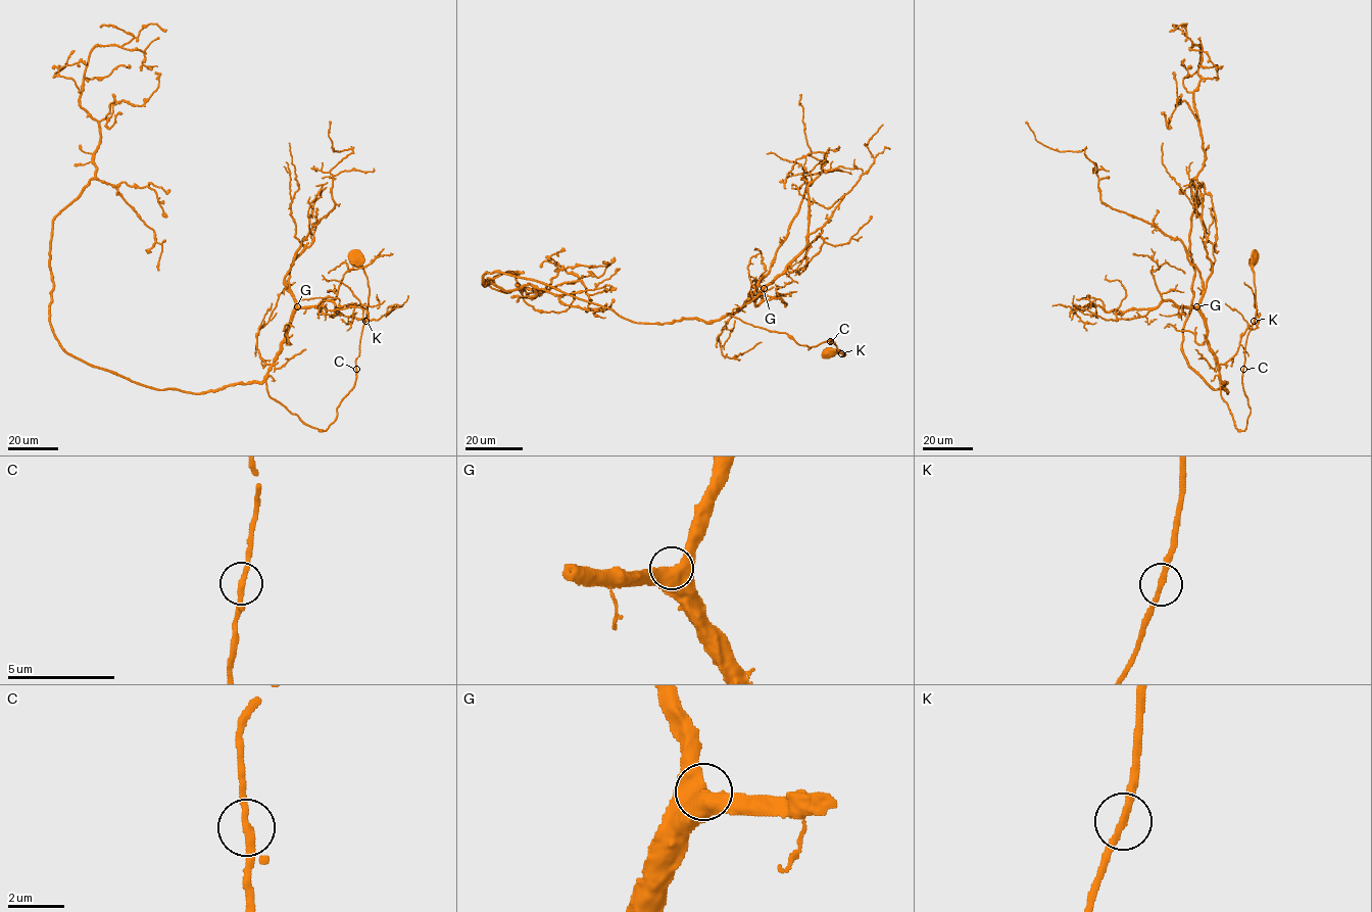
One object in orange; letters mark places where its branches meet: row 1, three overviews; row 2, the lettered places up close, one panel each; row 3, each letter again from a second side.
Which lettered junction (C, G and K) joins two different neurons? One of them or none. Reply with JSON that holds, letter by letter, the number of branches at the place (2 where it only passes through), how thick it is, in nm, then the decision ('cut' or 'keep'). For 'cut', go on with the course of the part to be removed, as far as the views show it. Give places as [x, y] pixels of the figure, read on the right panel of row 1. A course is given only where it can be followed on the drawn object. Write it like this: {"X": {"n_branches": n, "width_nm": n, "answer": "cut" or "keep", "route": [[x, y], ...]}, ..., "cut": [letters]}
{"C": {"n_branches": 2, "width_nm": 260, "answer": "keep"}, "G": {"n_branches": 2, "width_nm": 600, "answer": "keep"}, "K": {"n_branches": 2, "width_nm": 240, "answer": "keep"}, "cut": []}

